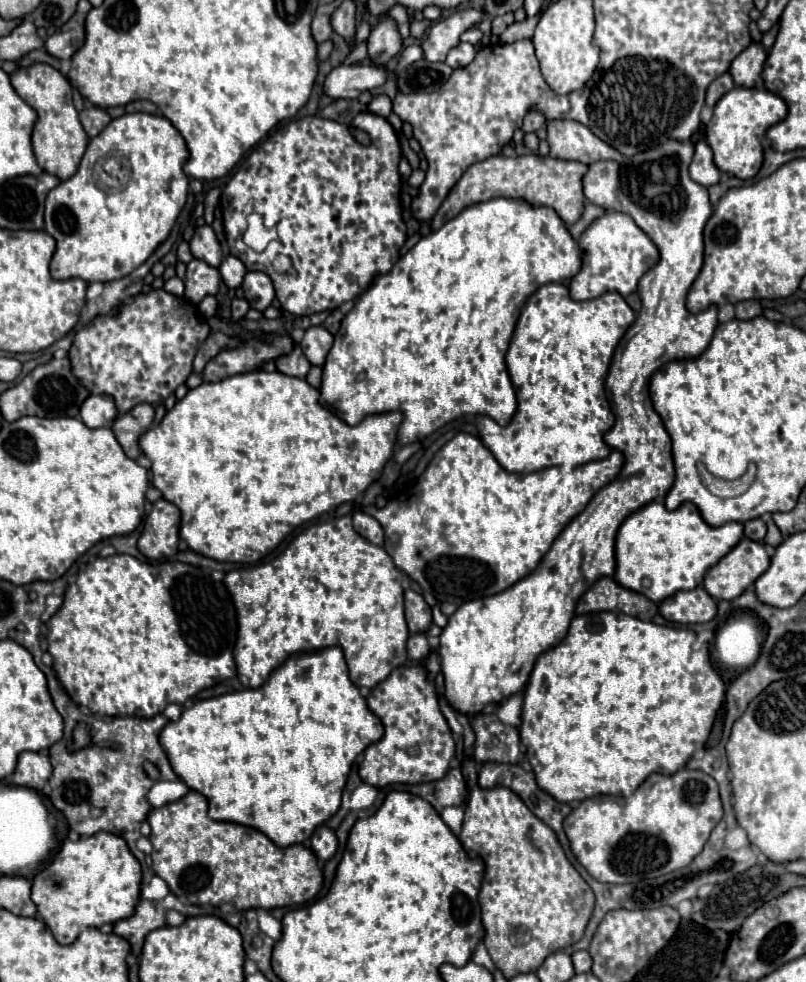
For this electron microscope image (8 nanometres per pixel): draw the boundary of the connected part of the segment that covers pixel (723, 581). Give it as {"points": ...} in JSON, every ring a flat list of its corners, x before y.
{"points":[[743,538,705,574,703,586,715,600,733,600,741,596,767,568,769,556,763,544]]}

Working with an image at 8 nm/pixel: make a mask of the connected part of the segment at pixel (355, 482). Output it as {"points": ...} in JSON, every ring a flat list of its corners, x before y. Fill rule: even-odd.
{"points":[[249,372,249,374,237,374,231,378,225,378,221,382,205,382,199,388,193,388,187,392,187,396,177,402,173,406,173,410,169,410,165,414,165,418,161,420,161,424,157,428,147,430,147,434,143,434,143,438,139,440,139,446,143,450,143,454,151,460,151,476,153,476,153,486,157,490,161,490,163,498,167,498,169,502,173,502,175,506,179,506,181,510,181,530,179,536,189,544,191,550,219,560,219,562,259,562,265,554,269,554,273,548,279,546,279,542,293,532,297,526,301,526,303,522,309,522,311,518,343,504,343,502,351,502,357,496,361,496,369,484,373,484,385,464,389,462,389,458,393,456,395,444,397,444,397,430,403,422,403,414,401,412,385,412,385,414,373,414,367,416,361,424,357,426,349,426,345,424,341,418,337,418,331,410,327,410,325,406,319,404,319,390,313,388,311,384,307,384,307,380,303,378,291,378,279,372]]}

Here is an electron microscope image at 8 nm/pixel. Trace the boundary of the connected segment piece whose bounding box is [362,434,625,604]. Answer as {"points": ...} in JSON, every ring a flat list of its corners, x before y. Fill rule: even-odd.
{"points":[[457,434,435,454,427,470,419,476,413,492,391,500,385,508,371,505,362,509,375,516,383,526,383,548,391,554,397,568,405,570,423,588,423,592,433,594,437,600,463,604,499,594,531,574,551,548,553,540,577,514,585,510,595,492,617,478,623,462,623,454,613,450,607,458,581,464,573,470,553,466,531,474,517,474,507,472,483,446,478,435]]}

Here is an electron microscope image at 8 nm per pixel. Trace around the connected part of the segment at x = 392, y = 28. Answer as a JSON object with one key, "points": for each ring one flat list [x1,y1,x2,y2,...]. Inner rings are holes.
{"points":[[387,16,379,20,379,24,371,30,367,48,369,48,369,58,375,64,387,64,393,56,401,52,401,34,397,30,397,22]]}

